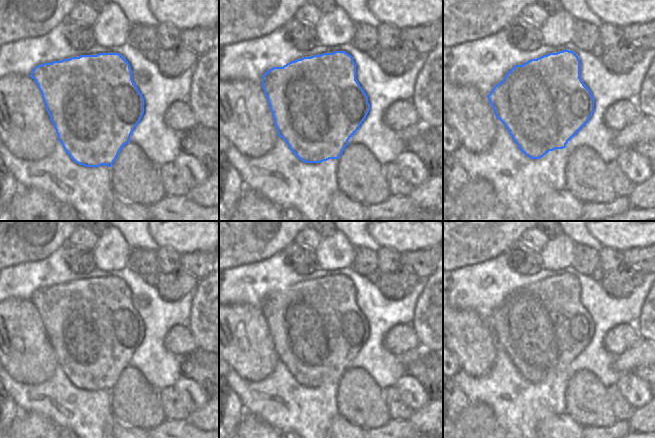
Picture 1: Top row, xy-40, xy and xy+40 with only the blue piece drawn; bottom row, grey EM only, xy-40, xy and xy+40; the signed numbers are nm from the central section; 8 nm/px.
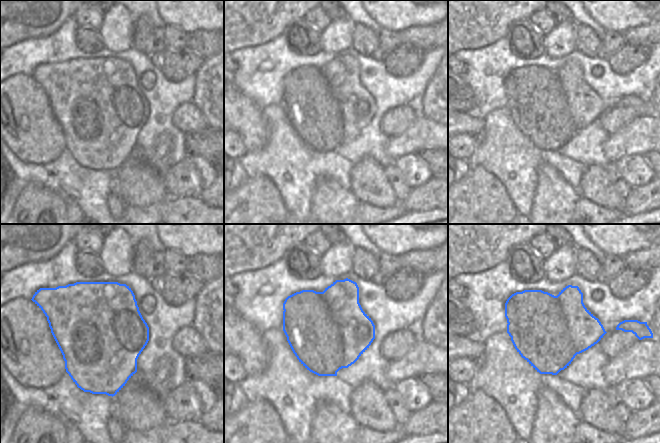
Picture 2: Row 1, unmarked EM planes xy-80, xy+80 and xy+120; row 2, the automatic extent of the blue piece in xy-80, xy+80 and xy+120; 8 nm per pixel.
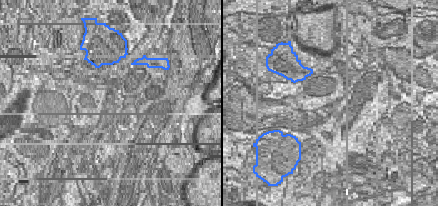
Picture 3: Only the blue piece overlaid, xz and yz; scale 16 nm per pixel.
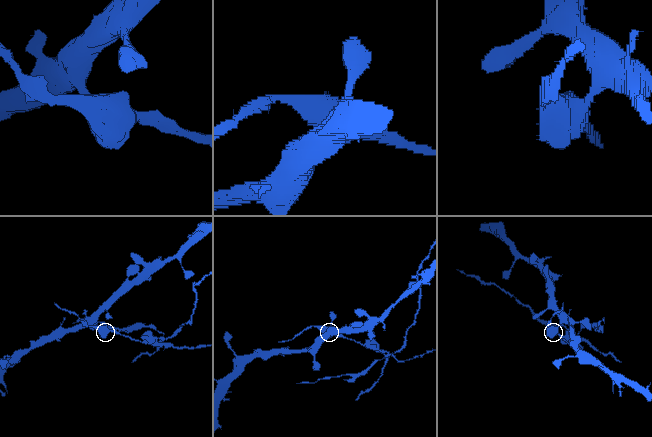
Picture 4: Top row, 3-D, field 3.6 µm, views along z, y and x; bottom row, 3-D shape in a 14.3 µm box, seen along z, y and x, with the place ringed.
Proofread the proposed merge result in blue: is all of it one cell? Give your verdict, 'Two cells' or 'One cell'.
Two cells

